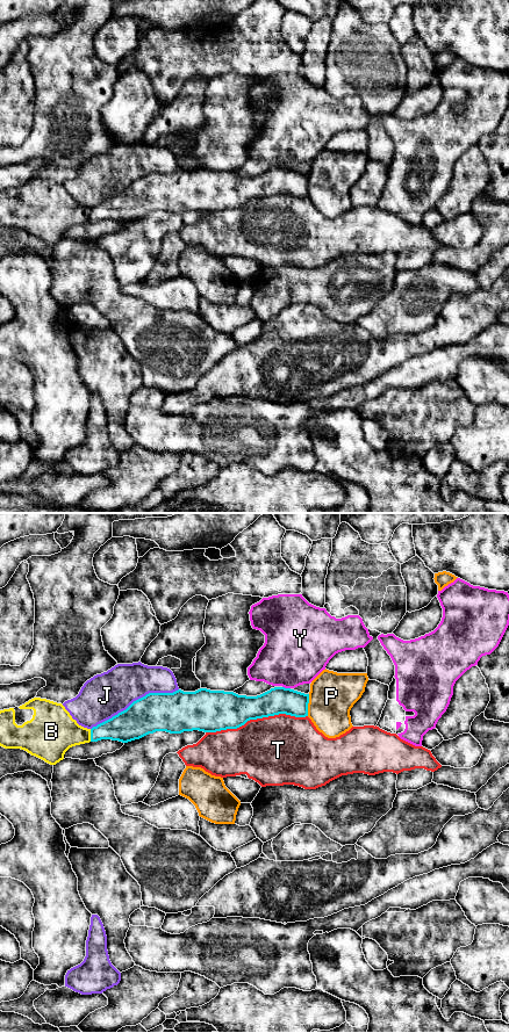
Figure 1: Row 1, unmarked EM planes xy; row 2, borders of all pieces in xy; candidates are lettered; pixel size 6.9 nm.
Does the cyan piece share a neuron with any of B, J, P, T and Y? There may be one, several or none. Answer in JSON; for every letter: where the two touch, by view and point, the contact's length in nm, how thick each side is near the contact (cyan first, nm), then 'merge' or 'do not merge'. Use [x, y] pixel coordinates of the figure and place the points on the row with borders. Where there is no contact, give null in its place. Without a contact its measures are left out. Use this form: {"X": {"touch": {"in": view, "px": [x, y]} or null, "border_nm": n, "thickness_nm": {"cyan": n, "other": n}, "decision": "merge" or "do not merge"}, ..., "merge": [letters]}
{"B": {"touch": {"in": "xy", "px": [91, 735]}, "border_nm": 90, "thickness_nm": {"cyan": 200, "other": 300}, "decision": "do not merge"}, "J": {"touch": {"in": "xy", "px": [134, 701]}, "border_nm": 650, "thickness_nm": {"cyan": 280, "other": 300}, "decision": "do not merge"}, "P": {"touch": {"in": "xy", "px": [307, 705]}, "border_nm": 150, "thickness_nm": {"cyan": 190, "other": 320}, "decision": "do not merge"}, "T": {"touch": {"in": "xy", "px": [256, 719]}, "border_nm": 700, "thickness_nm": {"cyan": 260, "other": 480}, "decision": "do not merge"}, "Y": {"touch": {"in": "xy", "px": [286, 688]}, "border_nm": 60, "thickness_nm": {"cyan": 190, "other": 440}, "decision": "do not merge"}, "merge": []}

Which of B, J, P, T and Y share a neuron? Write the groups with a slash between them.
B / J / P / T / Y

